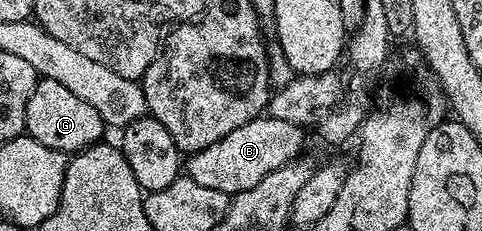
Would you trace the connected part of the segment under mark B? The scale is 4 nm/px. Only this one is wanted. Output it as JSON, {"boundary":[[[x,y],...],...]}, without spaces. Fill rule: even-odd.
{"boundary":[[[260,117],[233,129],[229,137],[221,137],[217,145],[209,149],[190,152],[185,163],[186,178],[206,185],[208,189],[221,189],[221,193],[232,197],[242,196],[253,189],[271,171],[281,169],[286,163],[294,163],[303,151],[304,128],[289,121],[277,121],[270,117]]]}

